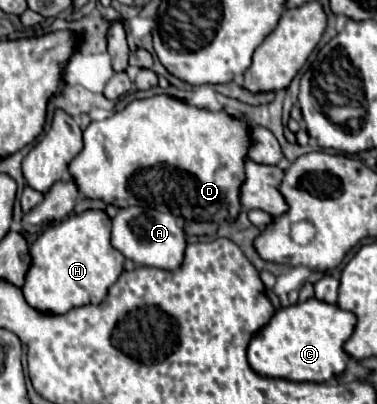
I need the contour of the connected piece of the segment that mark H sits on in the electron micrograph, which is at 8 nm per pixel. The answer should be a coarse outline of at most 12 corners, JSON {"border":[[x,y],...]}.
{"border":[[104,211],[30,245],[22,287],[40,313],[100,303],[124,271]]}

